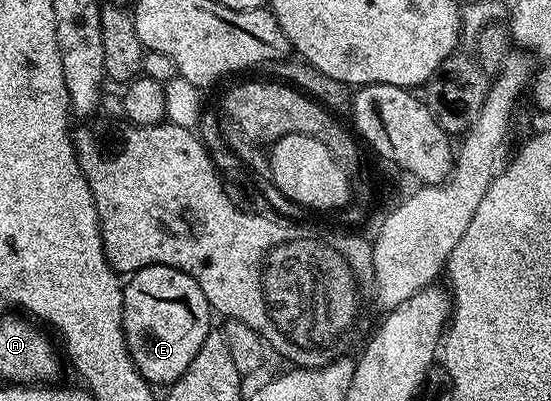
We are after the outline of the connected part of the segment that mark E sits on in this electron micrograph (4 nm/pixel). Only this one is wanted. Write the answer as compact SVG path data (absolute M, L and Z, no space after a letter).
M153 265L134 272L123 288L123 336L133 365L152 385L170 385L189 369L197 349L213 330L213 312L201 285L176 267Z

